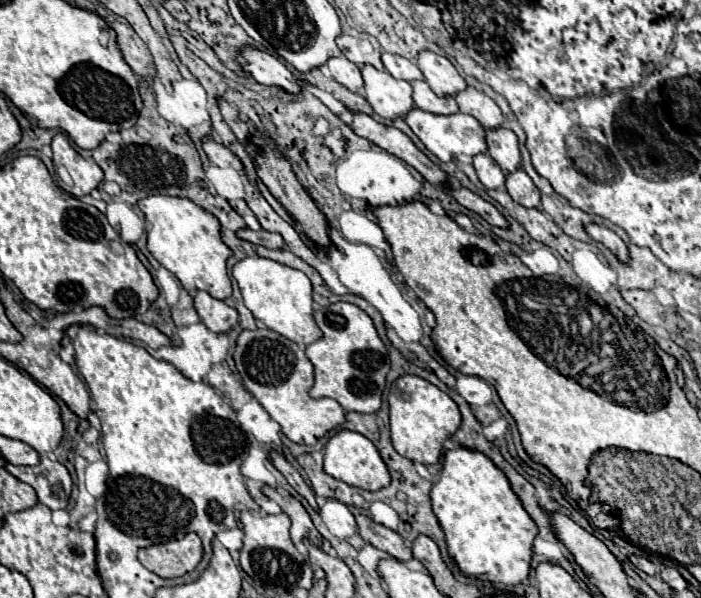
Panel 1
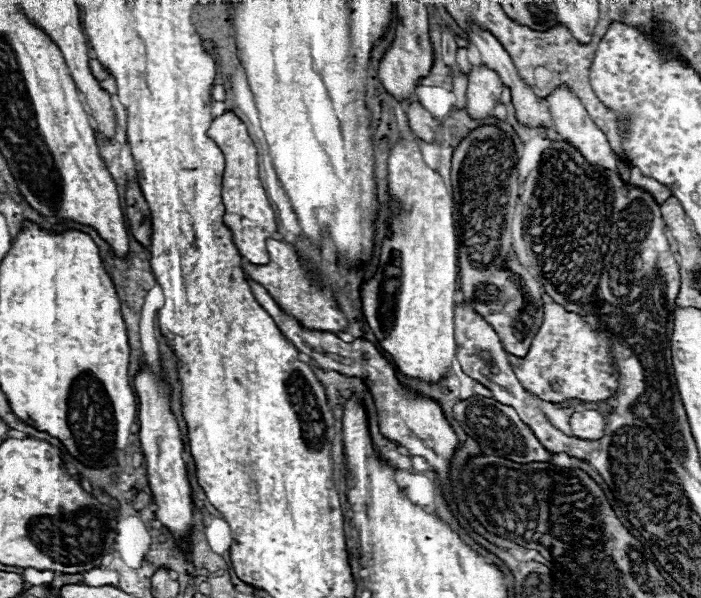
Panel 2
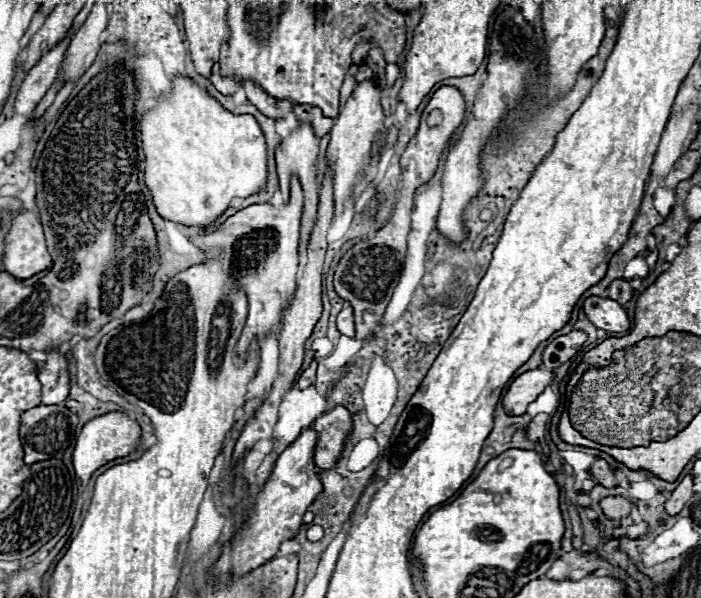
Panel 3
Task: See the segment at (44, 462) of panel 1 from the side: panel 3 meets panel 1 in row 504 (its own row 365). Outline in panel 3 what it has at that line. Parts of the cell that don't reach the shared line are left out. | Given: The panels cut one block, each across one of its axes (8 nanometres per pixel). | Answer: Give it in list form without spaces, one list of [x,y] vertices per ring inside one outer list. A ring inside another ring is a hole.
[[[50,350],[46,354],[46,366],[38,374],[38,380],[42,382],[42,404],[62,404],[70,390],[68,364],[66,358],[58,354],[58,350]]]

